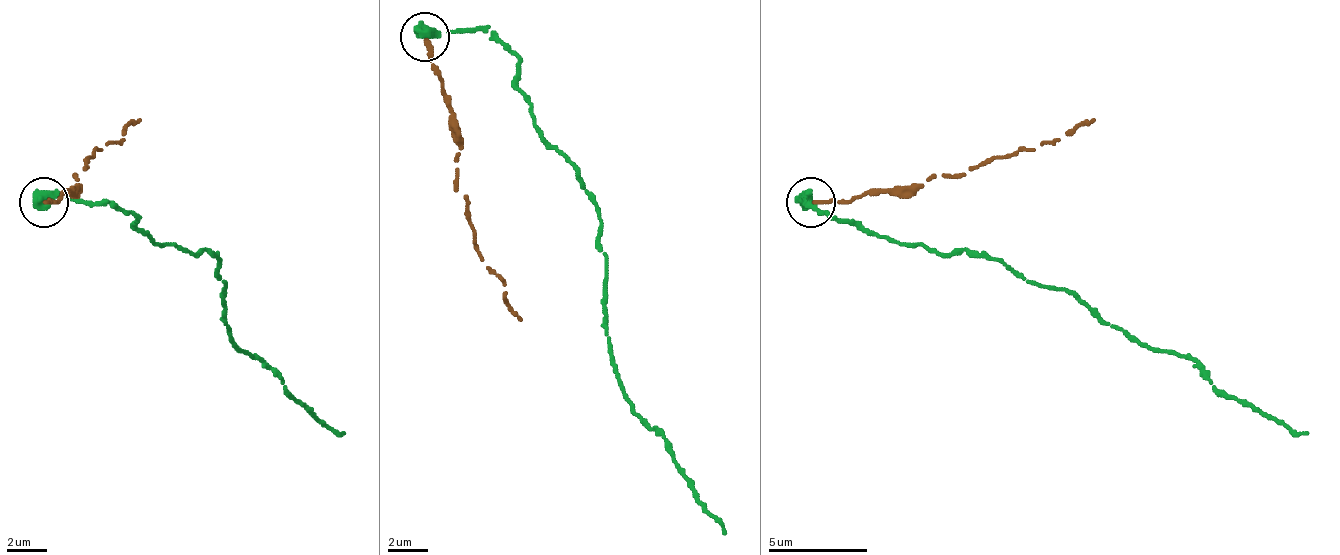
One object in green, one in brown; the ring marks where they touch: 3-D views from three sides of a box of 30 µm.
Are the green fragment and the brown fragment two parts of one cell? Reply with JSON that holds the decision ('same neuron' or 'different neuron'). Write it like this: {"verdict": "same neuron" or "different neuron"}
{"verdict": "different neuron"}

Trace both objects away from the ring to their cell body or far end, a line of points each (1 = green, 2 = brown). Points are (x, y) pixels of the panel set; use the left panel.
1: (45, 203), (60, 193), (114, 203), (154, 243), (219, 258), (224, 322), (244, 352), (313, 417), (343, 432)
2: (45, 203), (80, 183), (75, 173), (85, 168), (100, 148), (119, 143), (139, 118)

